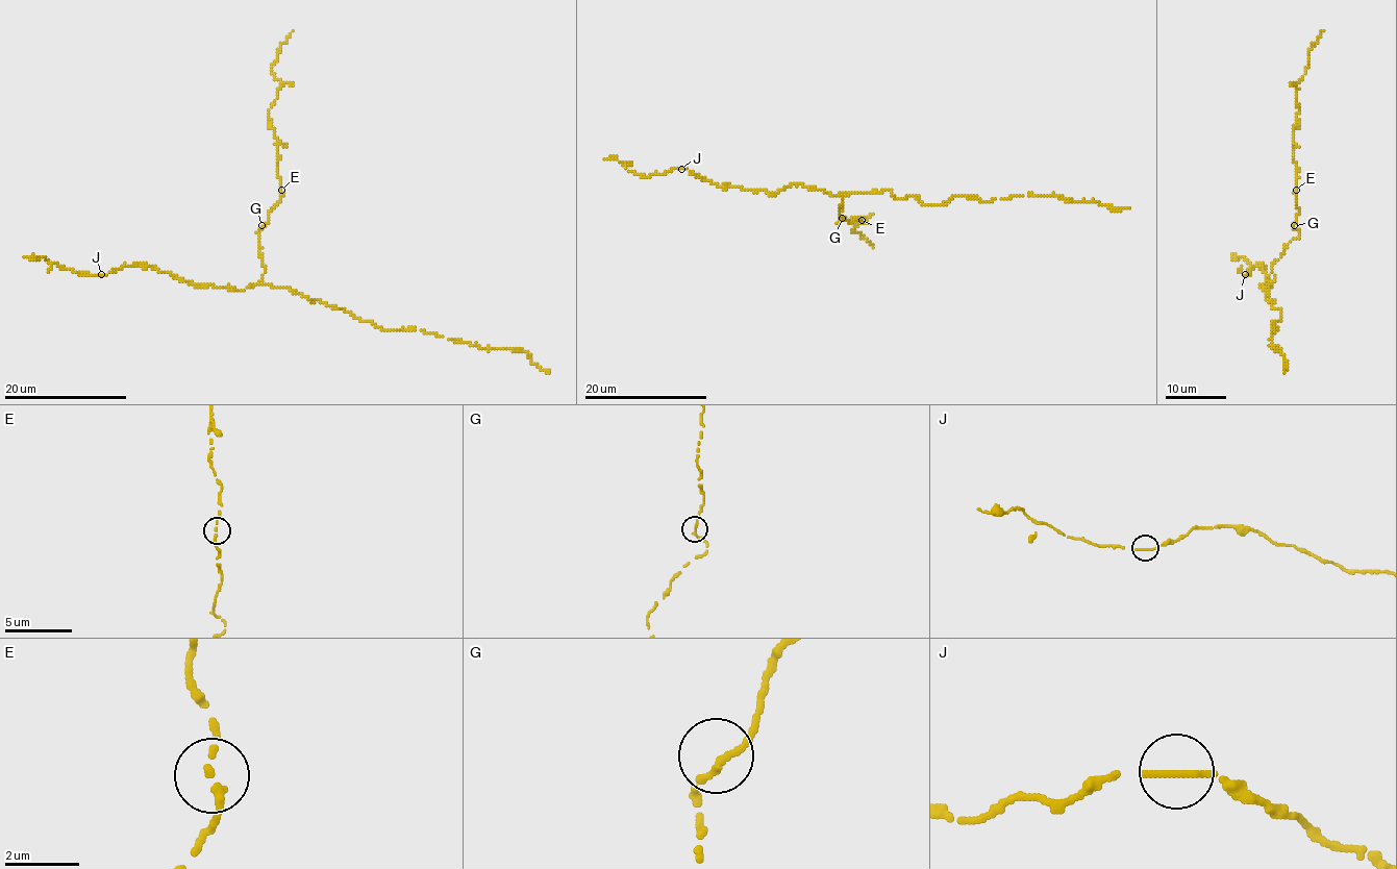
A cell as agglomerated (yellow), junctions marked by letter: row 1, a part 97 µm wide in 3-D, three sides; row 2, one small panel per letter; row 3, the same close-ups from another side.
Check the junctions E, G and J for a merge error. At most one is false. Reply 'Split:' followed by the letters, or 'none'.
Split: none

